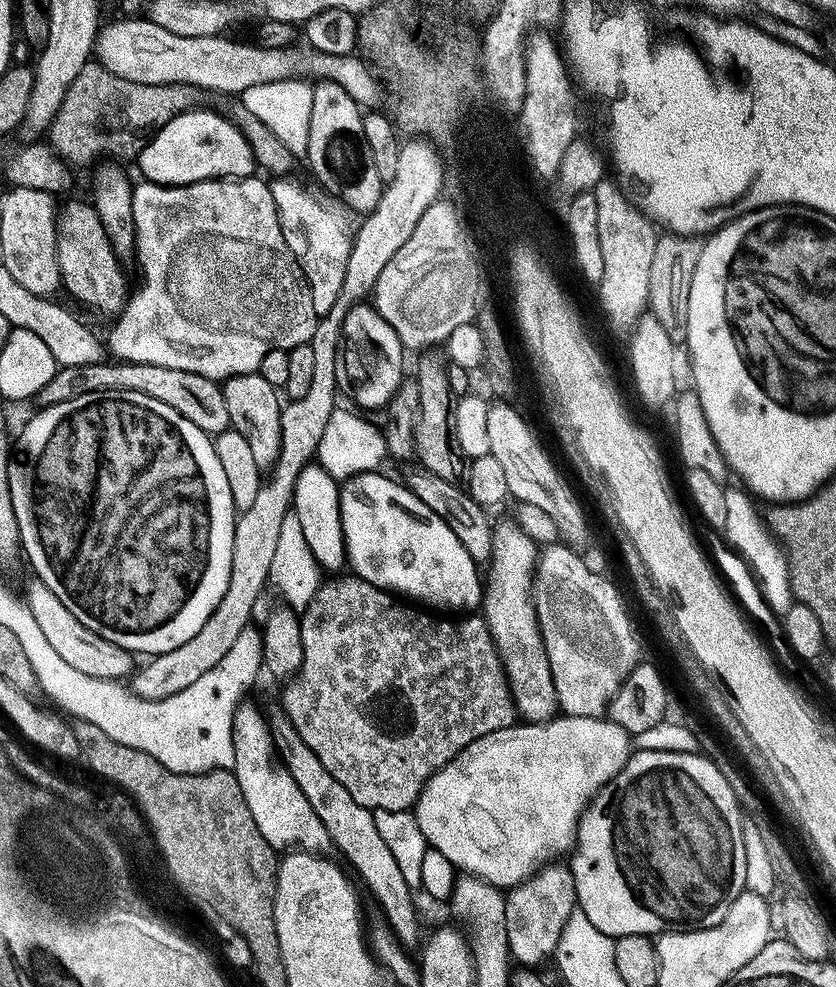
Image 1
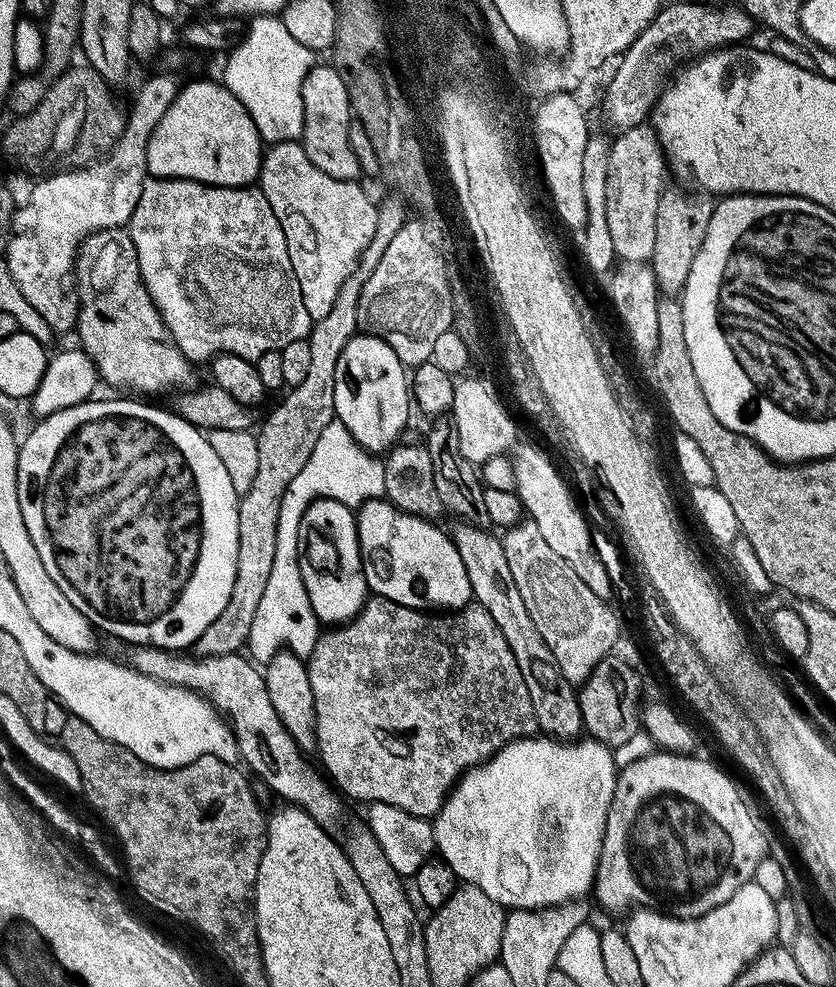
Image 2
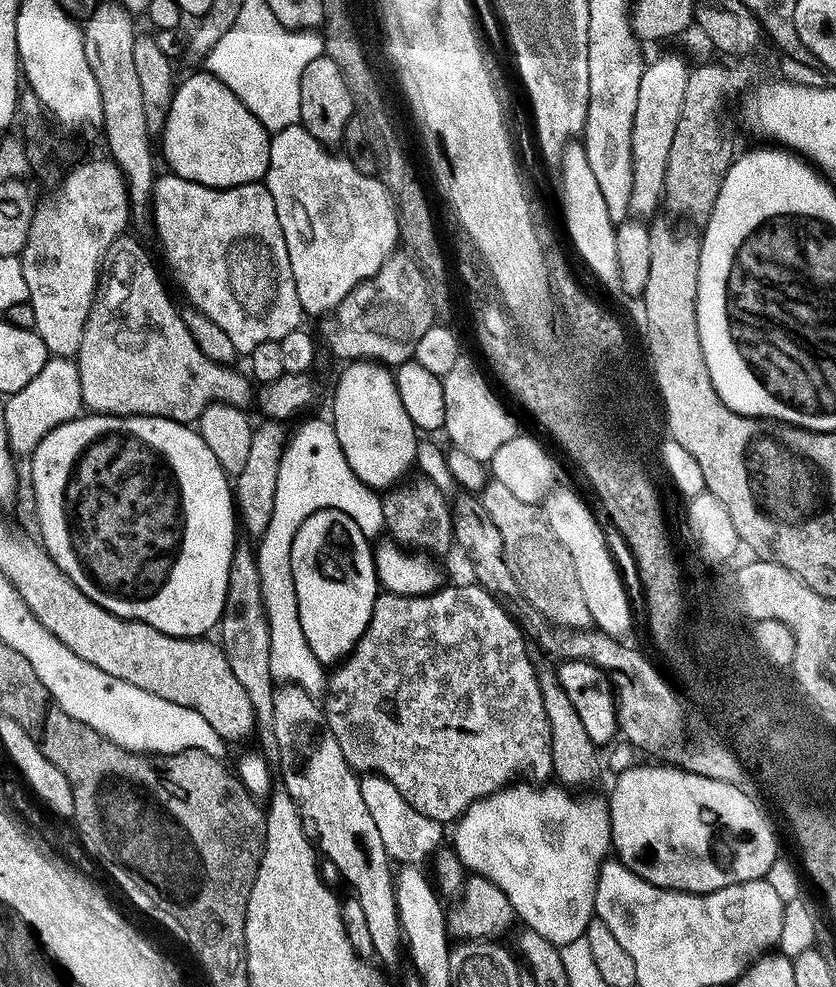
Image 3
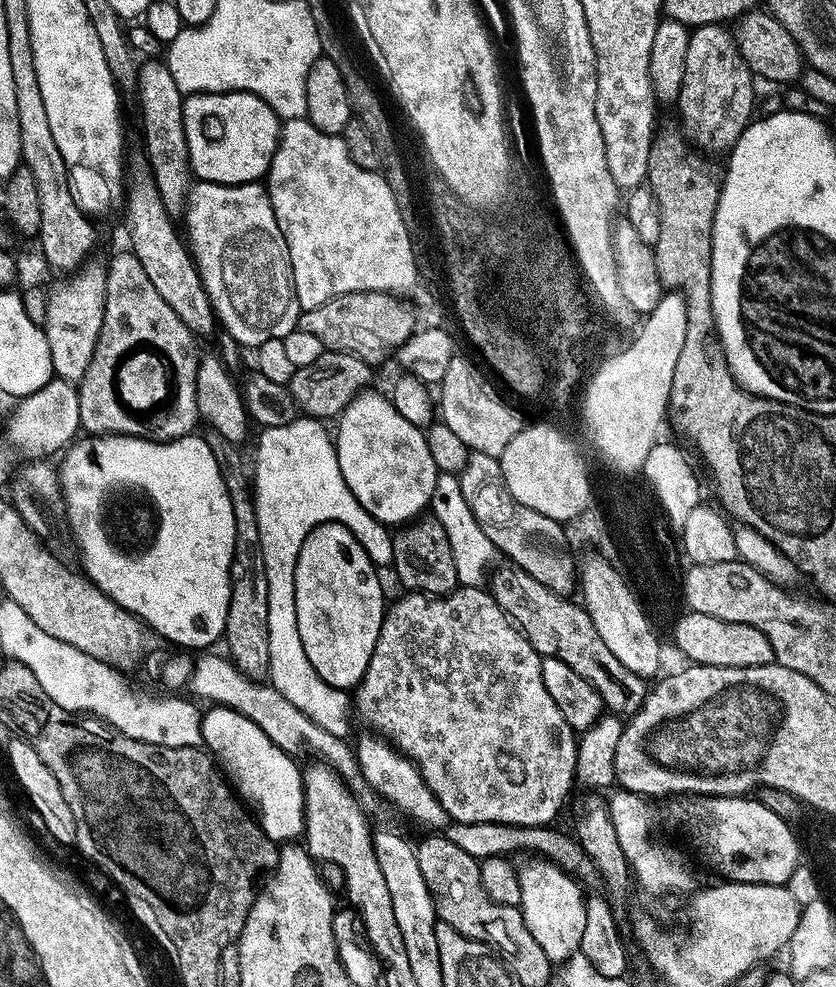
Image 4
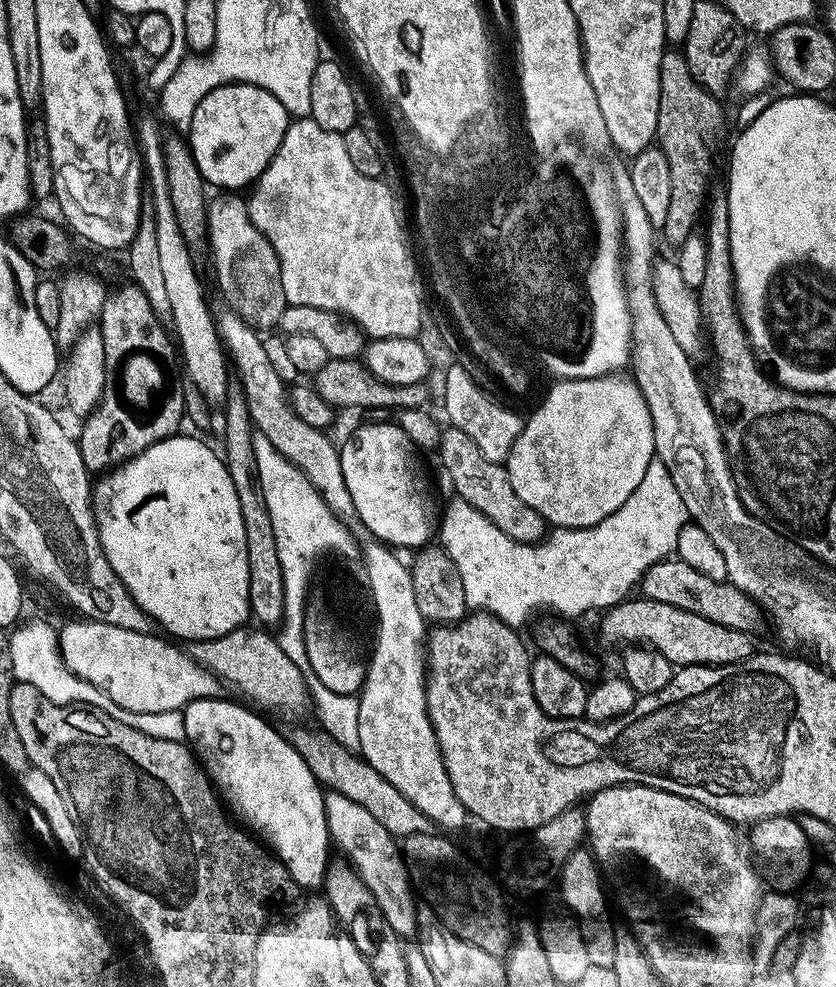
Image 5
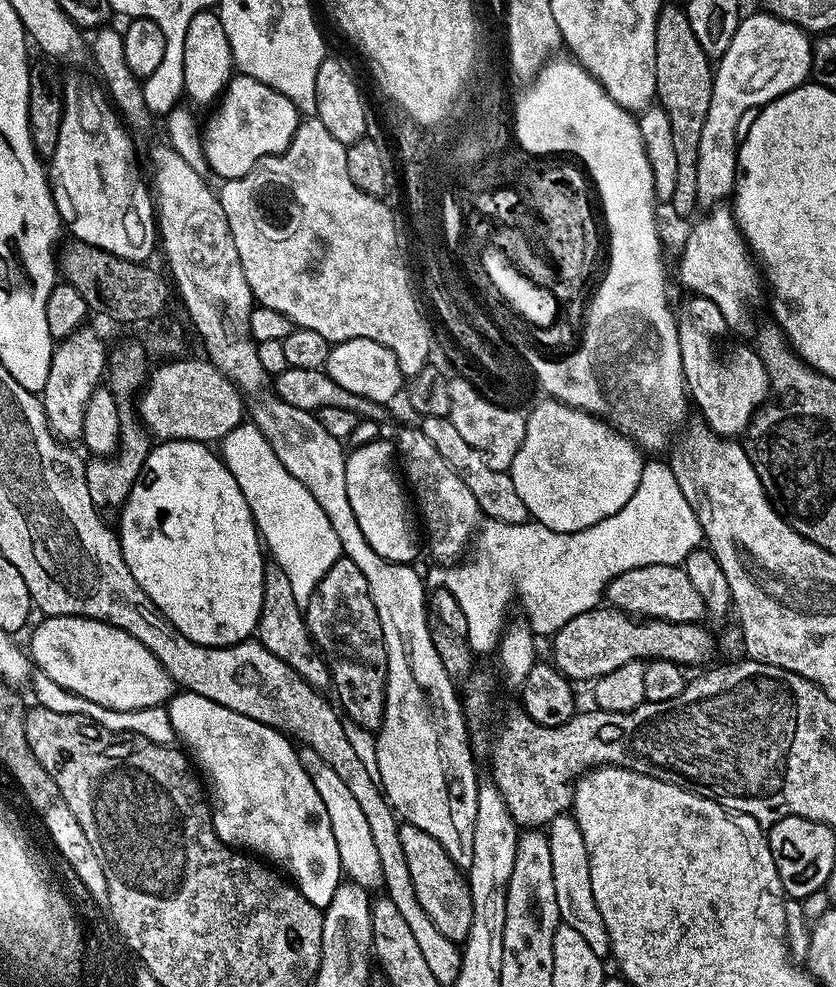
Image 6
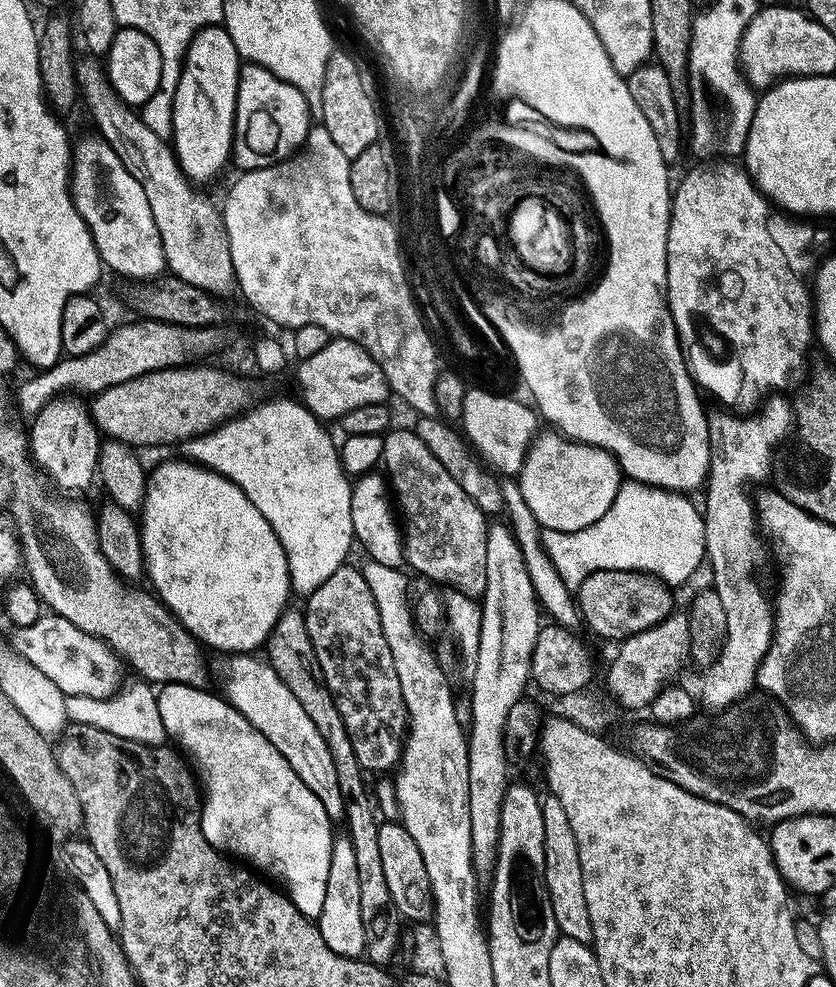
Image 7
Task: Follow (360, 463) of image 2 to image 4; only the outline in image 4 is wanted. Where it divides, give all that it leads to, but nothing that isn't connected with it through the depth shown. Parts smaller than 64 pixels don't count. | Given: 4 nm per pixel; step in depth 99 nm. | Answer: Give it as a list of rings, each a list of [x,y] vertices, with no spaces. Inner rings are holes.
[[[297,418],[286,426],[274,426],[263,429],[256,444],[256,478],[254,474],[254,501],[257,524],[260,531],[260,556],[264,563],[267,583],[269,610],[269,683],[300,712],[312,720],[320,728],[330,734],[345,739],[350,728],[350,698],[345,690],[332,687],[318,676],[310,659],[306,658],[305,647],[298,636],[297,611],[295,610],[295,563],[298,562],[299,551],[302,550],[306,538],[319,524],[341,523],[352,531],[357,539],[363,541],[366,554],[377,566],[391,565],[393,533],[385,525],[378,523],[354,498],[350,486],[346,486],[346,478],[342,478],[342,470],[338,466],[338,454],[330,432],[319,419]]]

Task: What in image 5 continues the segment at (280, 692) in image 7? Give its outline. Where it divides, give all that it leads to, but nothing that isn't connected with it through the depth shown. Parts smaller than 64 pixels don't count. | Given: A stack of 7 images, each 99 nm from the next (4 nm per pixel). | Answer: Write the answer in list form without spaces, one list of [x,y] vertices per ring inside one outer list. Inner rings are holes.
[[[325,791],[324,809],[328,819],[328,835],[331,843],[335,847],[337,844],[345,852],[341,853],[356,869],[362,882],[366,882],[390,930],[394,930],[401,938],[415,937],[417,935],[416,905],[418,900],[416,896],[412,897],[414,884],[410,879],[409,869],[397,838],[388,833],[386,828],[370,814],[370,811],[366,810],[365,806],[351,801],[340,792]]]

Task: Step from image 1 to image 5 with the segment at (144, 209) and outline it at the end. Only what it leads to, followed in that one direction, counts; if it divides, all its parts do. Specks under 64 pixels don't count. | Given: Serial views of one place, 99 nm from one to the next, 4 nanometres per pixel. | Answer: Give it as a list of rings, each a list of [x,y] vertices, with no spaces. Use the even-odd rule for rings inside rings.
[[[220,194],[216,201],[207,205],[208,230],[207,241],[212,242],[212,260],[216,266],[216,282],[220,286],[220,292],[228,302],[227,307],[236,312],[248,324],[257,330],[272,330],[278,325],[282,312],[289,305],[284,297],[282,282],[280,281],[280,260],[276,257],[276,251],[266,237],[254,226],[254,222],[248,213],[247,203],[239,200],[236,194]]]

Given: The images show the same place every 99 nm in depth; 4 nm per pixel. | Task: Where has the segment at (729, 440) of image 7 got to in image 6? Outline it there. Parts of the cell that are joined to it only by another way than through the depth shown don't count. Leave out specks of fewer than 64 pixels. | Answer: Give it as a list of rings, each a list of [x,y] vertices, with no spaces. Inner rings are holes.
[[[695,294],[678,308],[676,325],[680,335],[684,383],[691,401],[700,407],[703,423],[721,438],[736,438],[747,432],[757,408],[769,399],[770,381],[767,372],[743,372],[736,361],[736,344],[722,310],[710,298]]]

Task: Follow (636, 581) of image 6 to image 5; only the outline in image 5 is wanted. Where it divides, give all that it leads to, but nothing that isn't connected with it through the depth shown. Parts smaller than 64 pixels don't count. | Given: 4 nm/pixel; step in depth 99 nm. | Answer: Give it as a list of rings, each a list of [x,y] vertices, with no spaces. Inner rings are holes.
[[[665,558],[650,565],[642,577],[643,595],[650,600],[666,602],[678,606],[682,610],[690,610],[702,618],[710,618],[710,622],[718,622],[722,626],[737,628],[751,633],[752,623],[756,620],[758,605],[745,592],[738,589],[728,580],[706,578],[706,574],[698,574],[694,566],[686,566],[678,558]]]

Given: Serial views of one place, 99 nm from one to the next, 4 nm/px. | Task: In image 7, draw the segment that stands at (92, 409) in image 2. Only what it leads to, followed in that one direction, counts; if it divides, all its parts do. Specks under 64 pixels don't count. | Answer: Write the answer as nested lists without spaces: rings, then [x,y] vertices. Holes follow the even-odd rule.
[[[187,458],[168,460],[165,464],[158,465],[153,472],[151,469],[147,473],[147,478],[144,507],[138,523],[146,576],[147,579],[152,579],[152,584],[156,587],[154,592],[160,603],[179,620],[180,625],[188,631],[188,635],[205,649],[217,648],[220,652],[228,652],[227,654],[252,654],[257,651],[255,648],[263,649],[267,645],[270,630],[274,628],[274,622],[284,613],[285,608],[289,607],[288,596],[290,597],[292,592],[292,580],[288,576],[288,559],[282,542],[278,542],[278,534],[274,534],[270,522],[262,518],[262,510],[258,510],[258,506],[254,506],[254,502],[246,498],[244,491],[233,480],[228,480],[222,474],[213,472],[212,469],[205,468],[203,464],[195,463]]]

